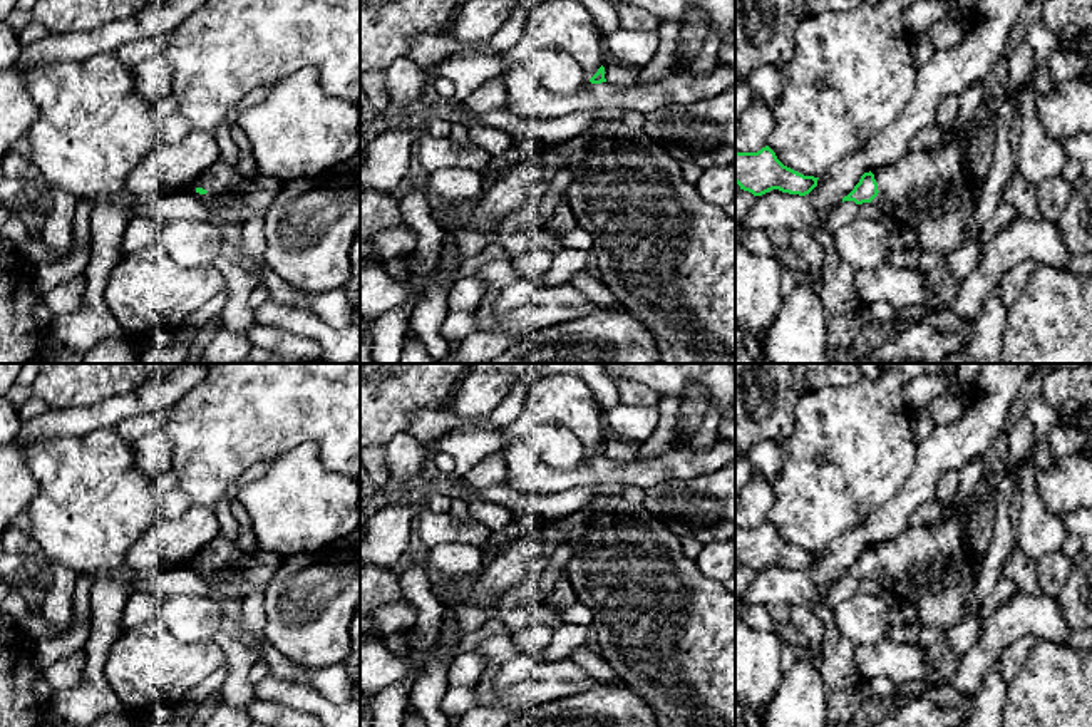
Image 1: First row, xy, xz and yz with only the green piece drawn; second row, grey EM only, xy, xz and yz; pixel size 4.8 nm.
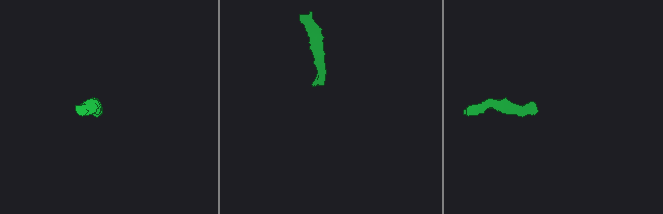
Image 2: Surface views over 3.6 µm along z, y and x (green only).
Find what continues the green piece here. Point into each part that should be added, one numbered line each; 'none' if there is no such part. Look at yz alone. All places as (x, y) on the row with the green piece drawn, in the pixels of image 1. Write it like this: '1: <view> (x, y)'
1: yz (930, 191)

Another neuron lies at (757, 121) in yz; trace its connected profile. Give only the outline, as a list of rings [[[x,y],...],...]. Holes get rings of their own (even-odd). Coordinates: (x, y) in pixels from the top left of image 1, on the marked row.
[[[752,99],[735,127],[735,151],[757,152],[767,146],[767,139],[775,129],[774,111],[762,101]]]

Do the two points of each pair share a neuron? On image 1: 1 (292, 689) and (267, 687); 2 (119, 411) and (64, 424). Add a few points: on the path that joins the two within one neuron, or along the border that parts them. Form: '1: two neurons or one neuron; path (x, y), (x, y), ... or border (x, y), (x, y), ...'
1: one neuron; path (285, 689), (273, 689)
2: one neuron; path (106, 414), (77, 421)

